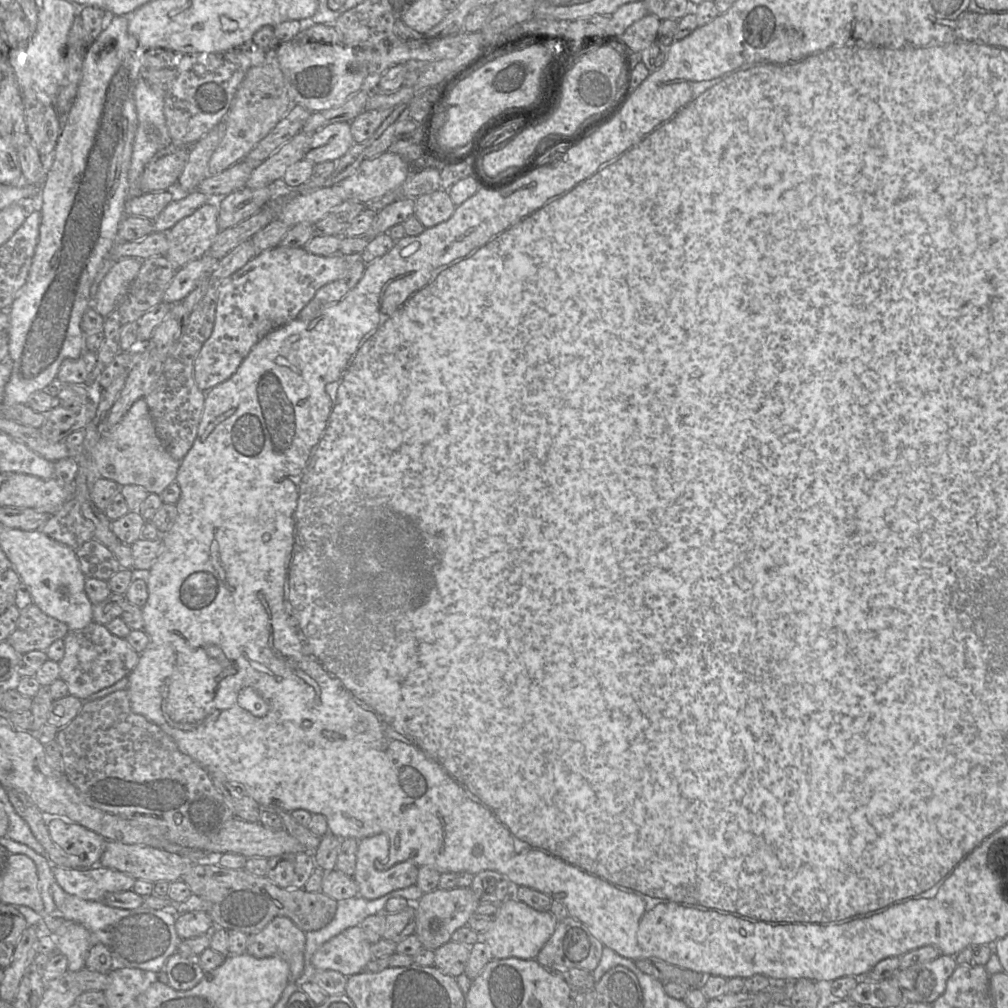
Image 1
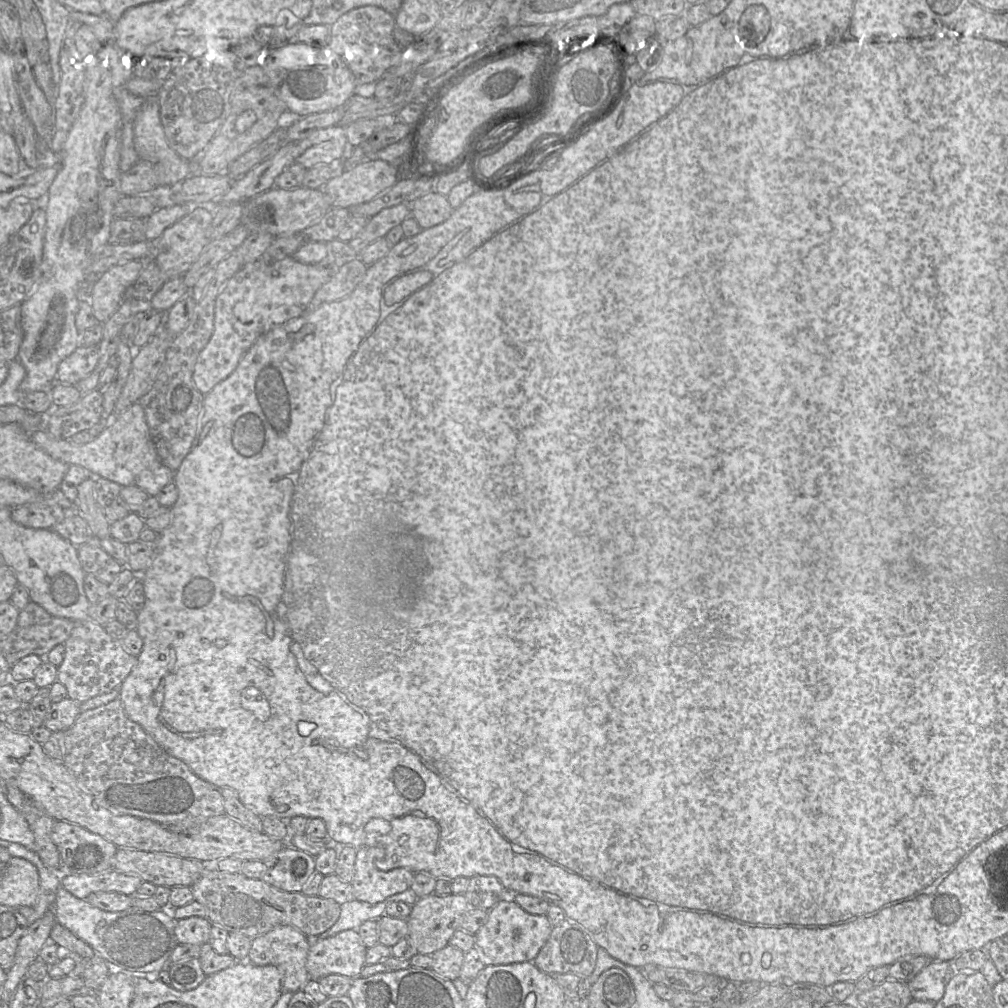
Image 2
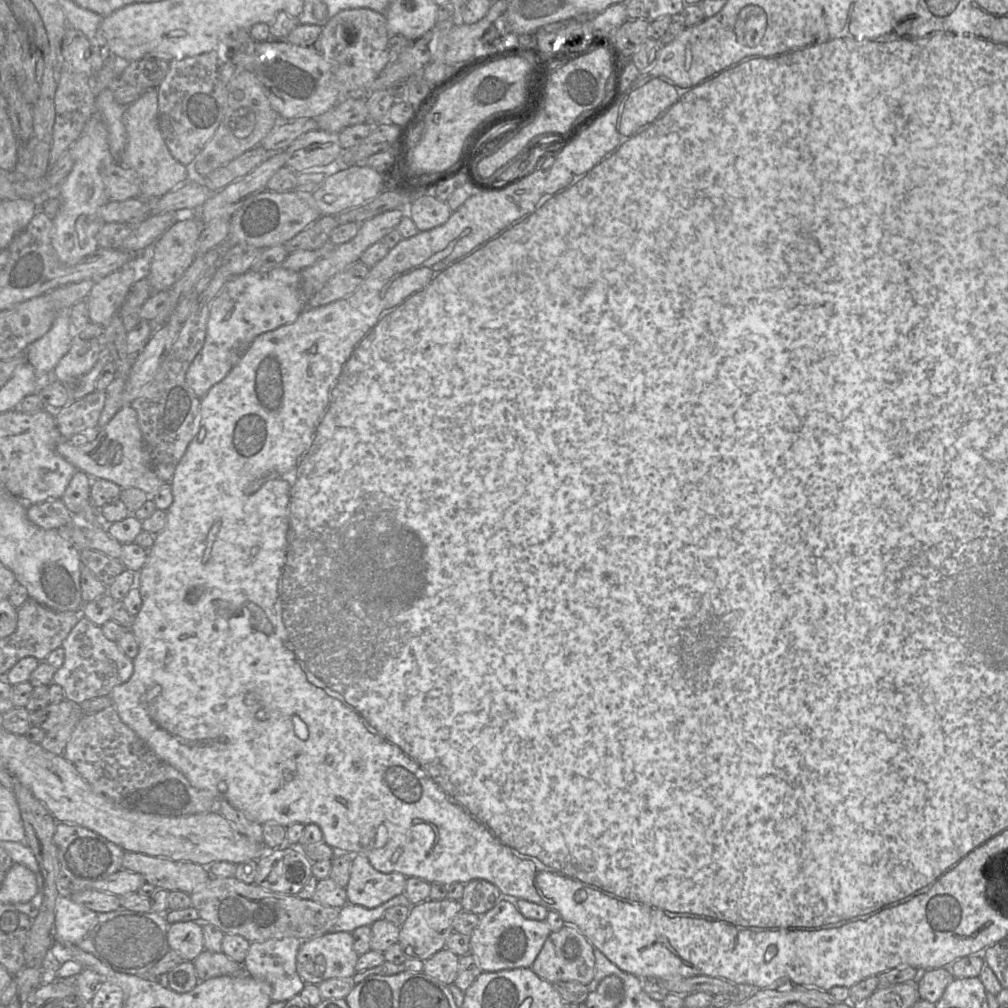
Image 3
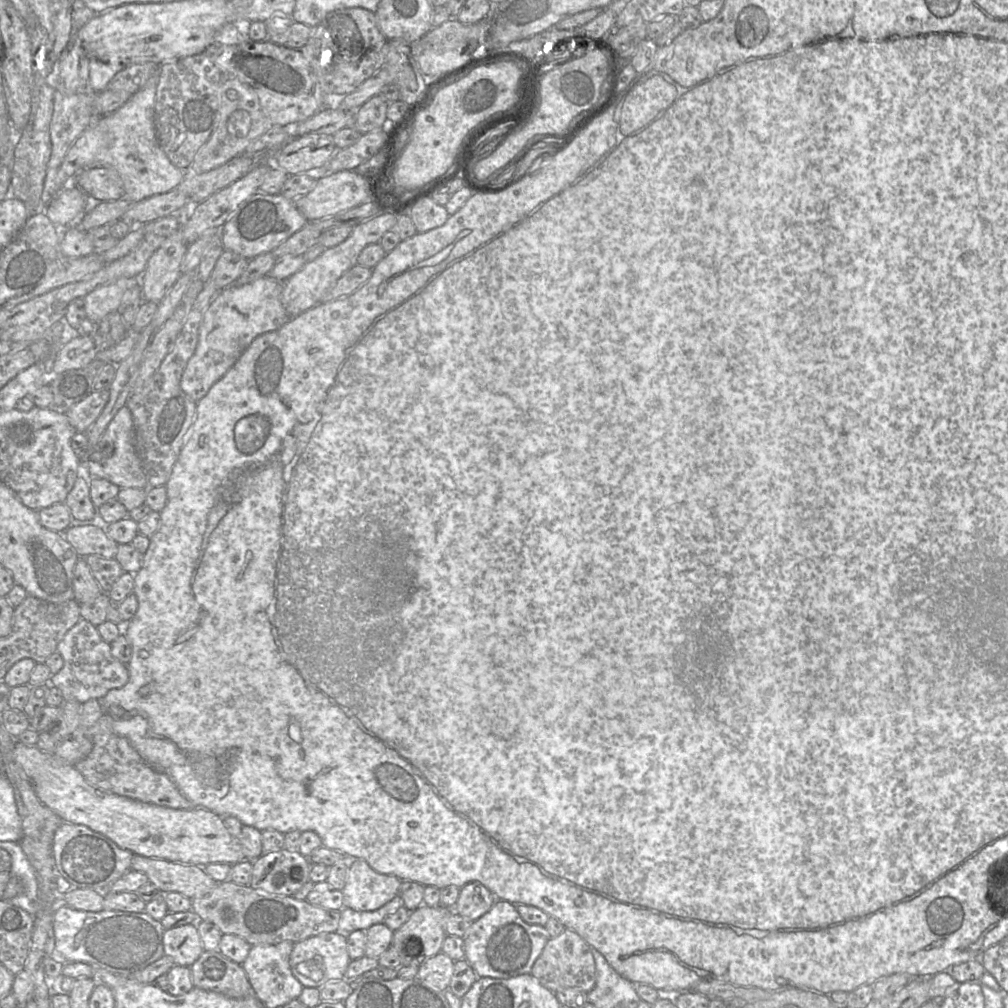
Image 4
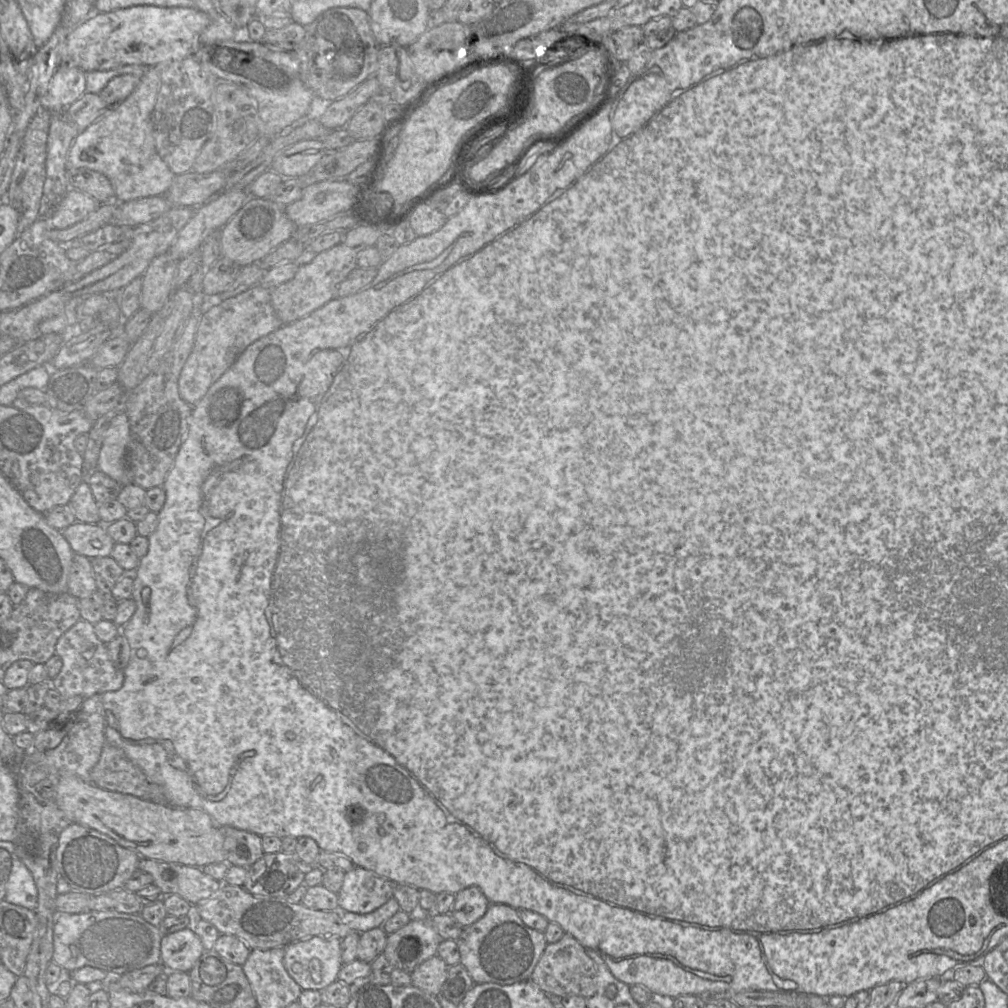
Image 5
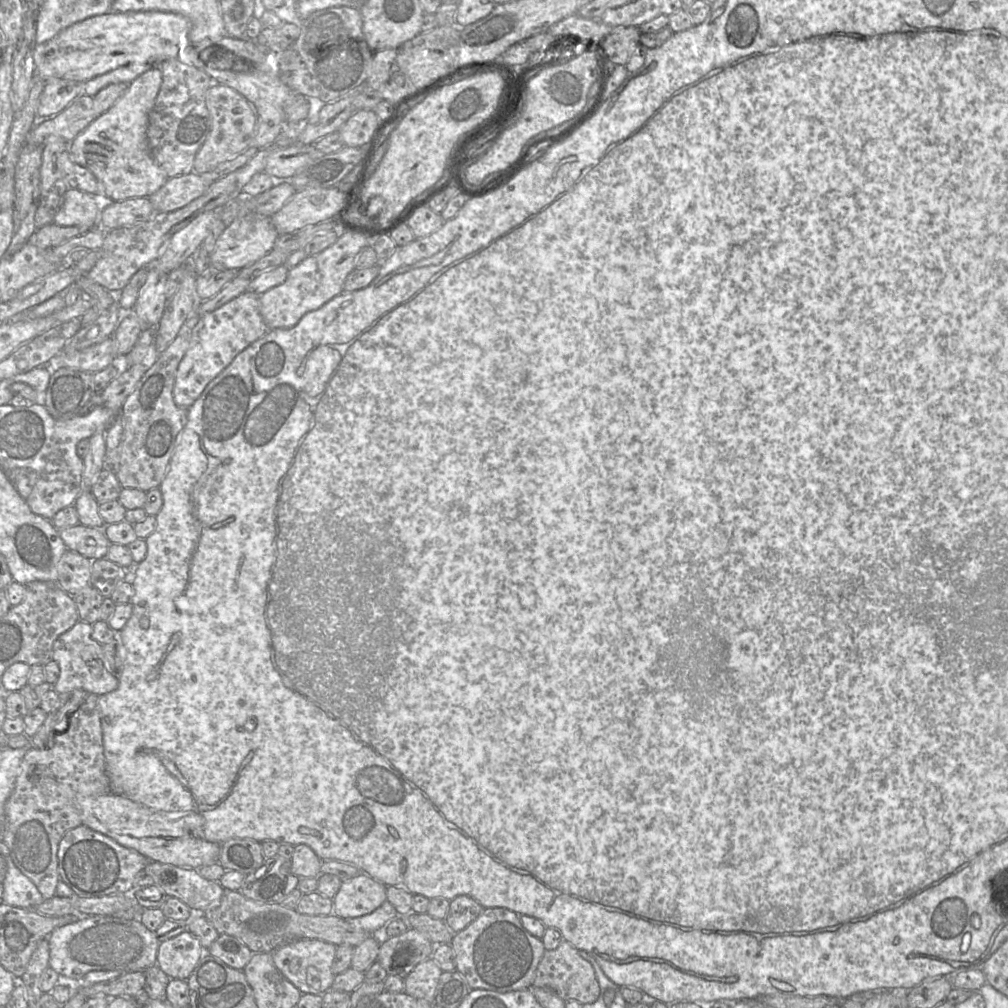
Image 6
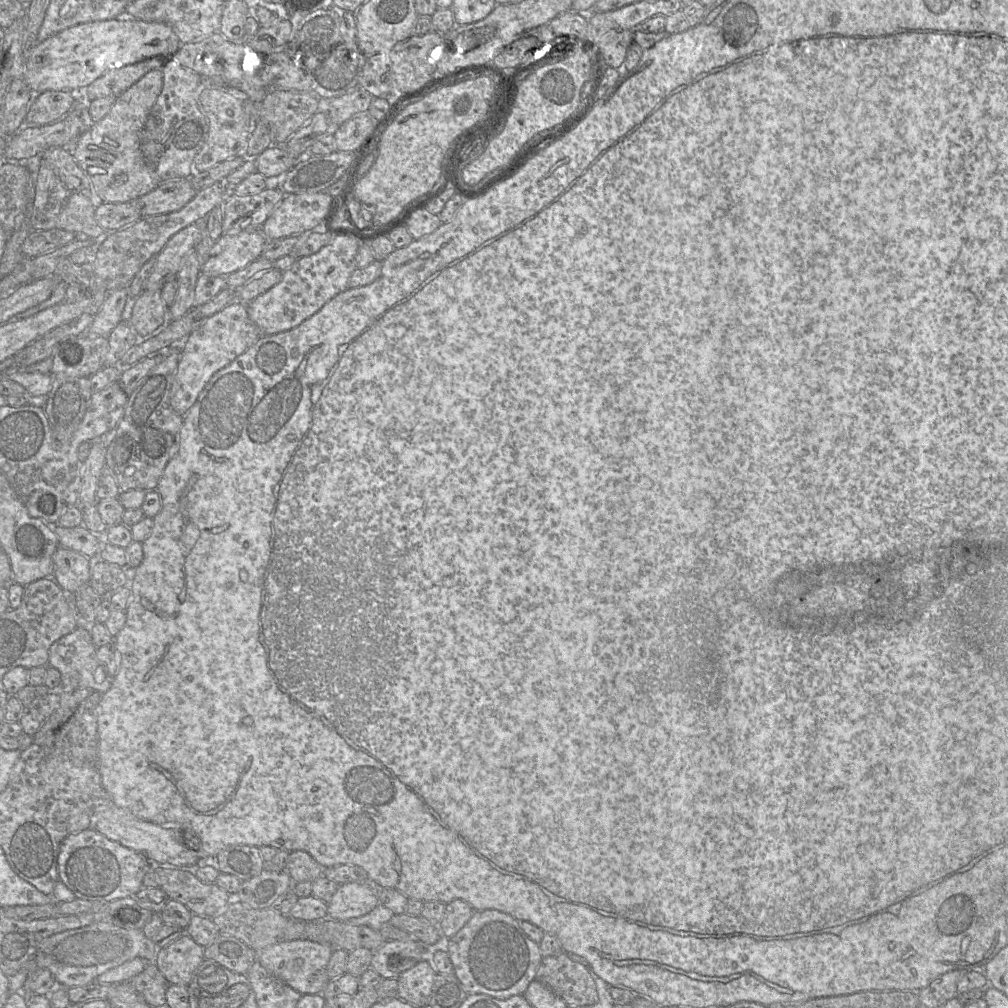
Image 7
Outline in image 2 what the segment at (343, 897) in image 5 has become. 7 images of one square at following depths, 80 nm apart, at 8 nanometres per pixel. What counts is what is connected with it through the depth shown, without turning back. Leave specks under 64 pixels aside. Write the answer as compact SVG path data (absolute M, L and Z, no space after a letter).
M363 846L357 848L354 876L351 881L353 897L356 900L375 904L394 894L404 892L411 887L414 874L407 868L395 868L382 871L376 868L375 862L385 858L385 849L378 846Z

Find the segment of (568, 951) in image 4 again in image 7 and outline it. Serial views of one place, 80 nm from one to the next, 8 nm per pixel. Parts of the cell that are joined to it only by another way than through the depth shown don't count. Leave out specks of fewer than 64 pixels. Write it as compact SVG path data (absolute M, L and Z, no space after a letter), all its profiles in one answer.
M565 951L543 957L535 979L551 989L568 1006L587 1006L598 1001L590 968L571 959Z

